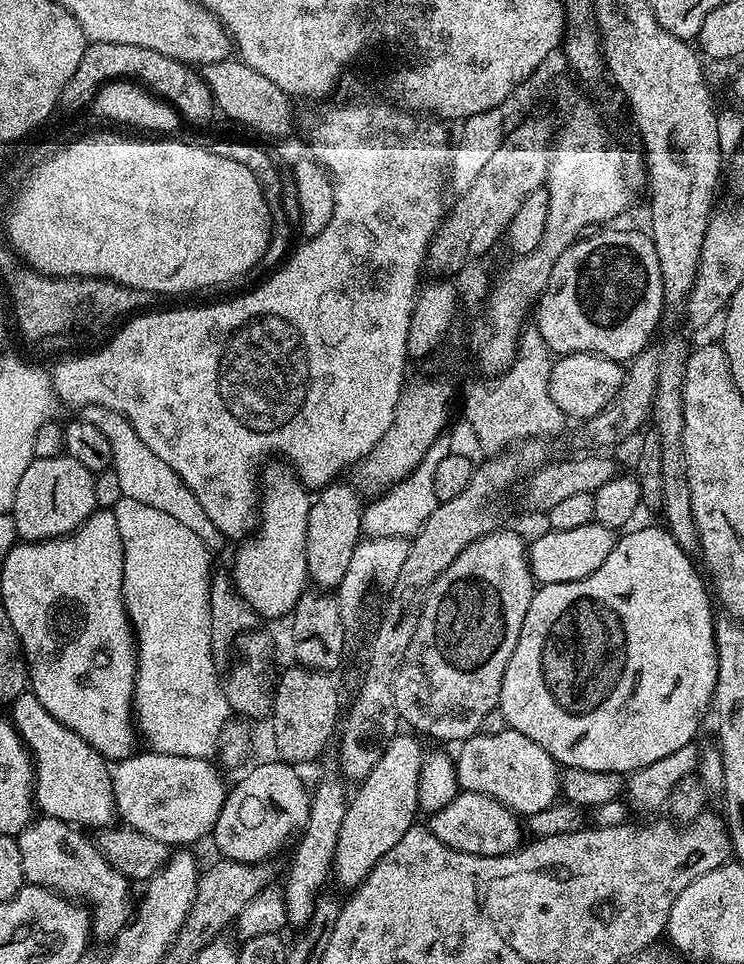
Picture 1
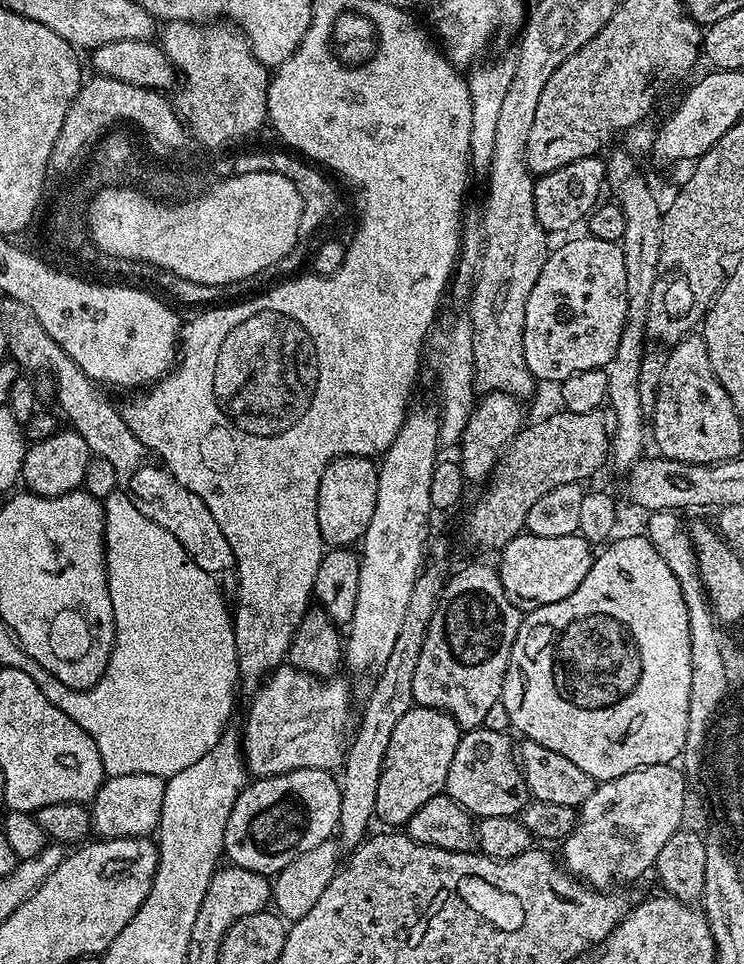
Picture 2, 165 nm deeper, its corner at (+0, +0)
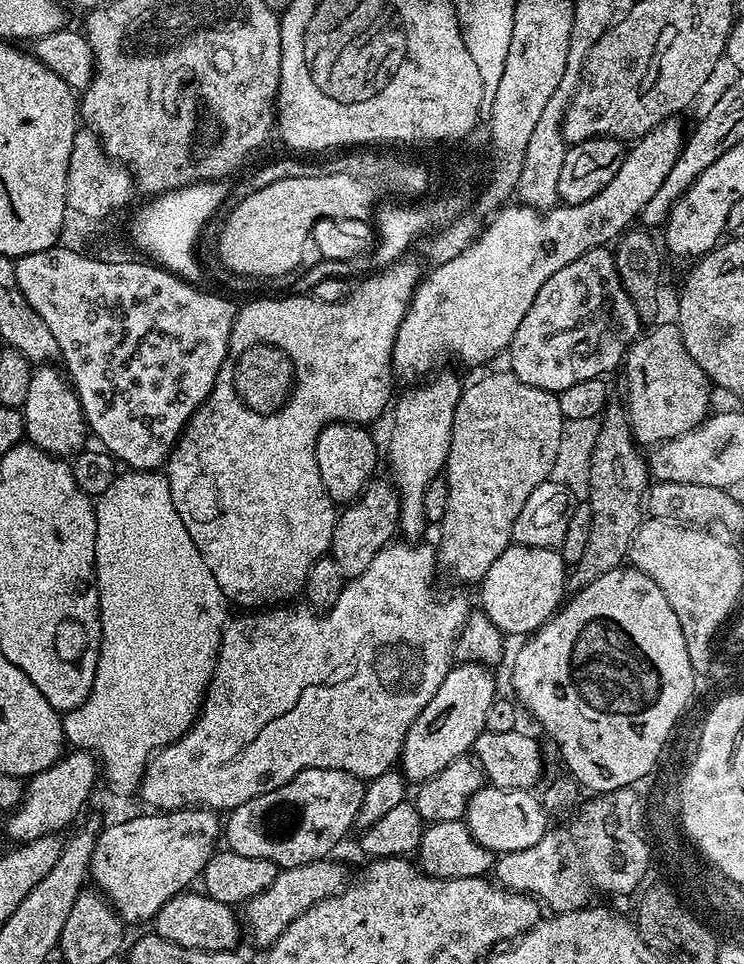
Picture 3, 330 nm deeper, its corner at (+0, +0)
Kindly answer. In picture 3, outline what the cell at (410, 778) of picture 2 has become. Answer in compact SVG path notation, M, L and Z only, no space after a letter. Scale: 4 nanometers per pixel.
M463 662L448 669L442 686L438 686L438 694L426 702L426 710L414 718L404 739L398 768L405 781L423 782L434 778L446 770L454 758L465 755L471 749L484 731L486 710L490 710L498 698L496 680L488 672L491 671L485 665Z

